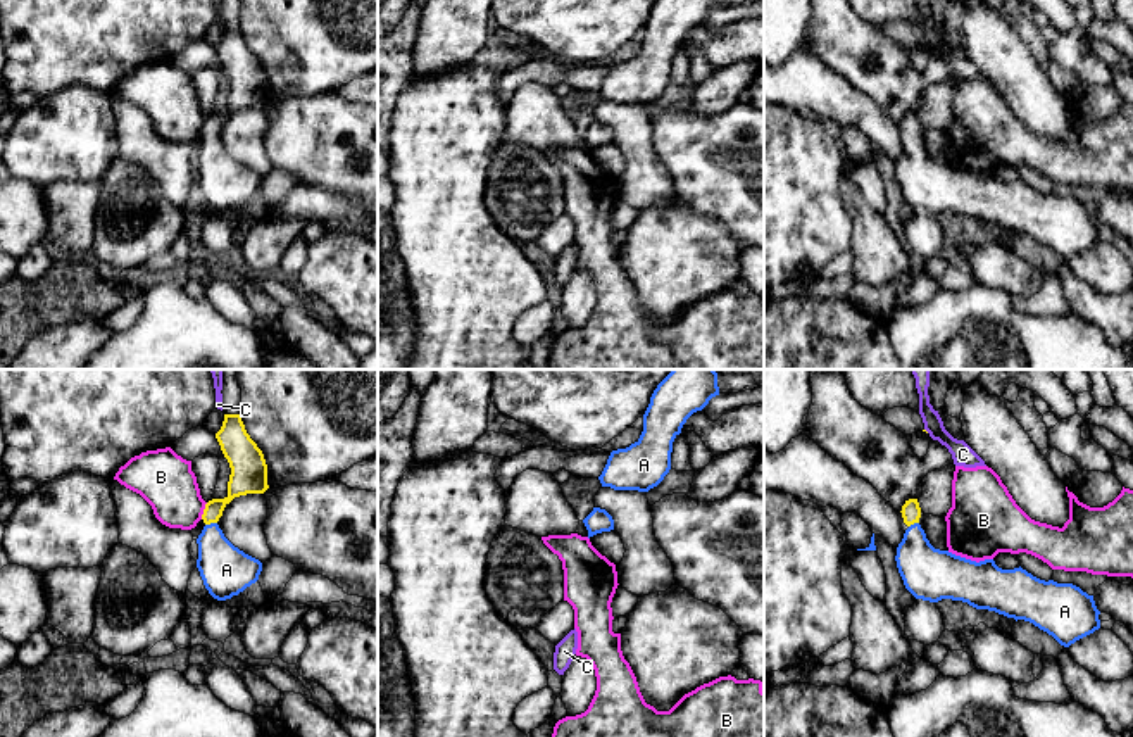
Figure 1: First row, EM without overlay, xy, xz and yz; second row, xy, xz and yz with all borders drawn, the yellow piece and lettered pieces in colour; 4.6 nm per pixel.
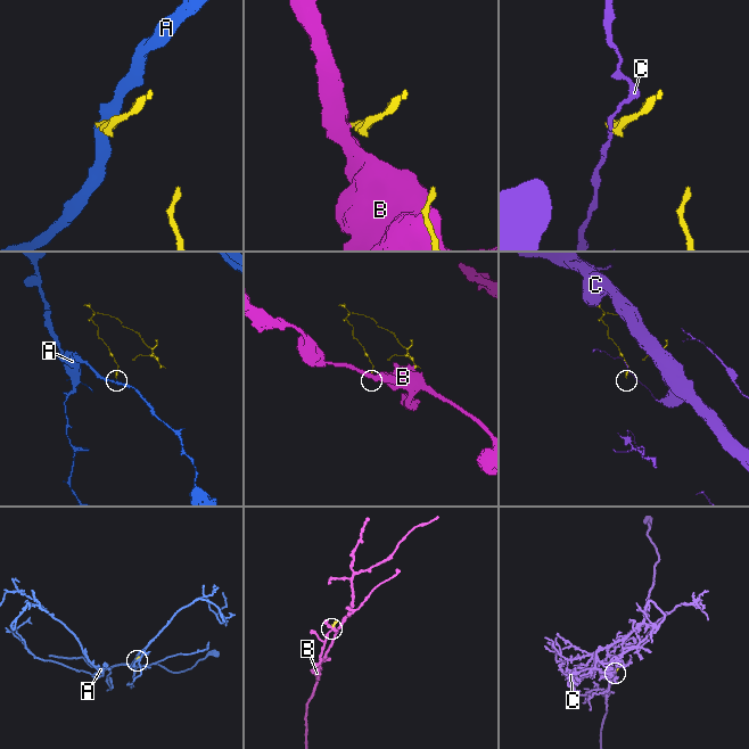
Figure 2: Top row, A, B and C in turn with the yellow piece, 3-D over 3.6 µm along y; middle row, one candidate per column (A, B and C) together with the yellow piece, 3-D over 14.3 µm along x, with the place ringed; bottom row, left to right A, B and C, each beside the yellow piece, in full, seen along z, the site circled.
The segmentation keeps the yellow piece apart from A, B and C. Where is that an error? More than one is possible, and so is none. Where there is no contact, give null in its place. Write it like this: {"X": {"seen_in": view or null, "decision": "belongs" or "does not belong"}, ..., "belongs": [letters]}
{"A": {"seen_in": "xy", "decision": "belongs"}, "B": {"seen_in": "xy", "decision": "does not belong"}, "C": {"seen_in": null, "decision": "does not belong"}, "belongs": ["A"]}

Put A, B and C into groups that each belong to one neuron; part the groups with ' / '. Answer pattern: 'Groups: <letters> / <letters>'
Groups: A / B / C

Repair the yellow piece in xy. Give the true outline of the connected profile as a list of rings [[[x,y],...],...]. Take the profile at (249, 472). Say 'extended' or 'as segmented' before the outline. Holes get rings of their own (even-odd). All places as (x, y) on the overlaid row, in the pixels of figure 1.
extended; [[[224,414],[216,438],[229,463],[231,475],[228,495],[205,504],[202,514],[205,526],[197,539],[197,568],[209,594],[217,601],[226,601],[259,580],[262,563],[235,547],[217,521],[235,497],[264,494],[269,485],[264,454],[247,433],[240,414]]]

